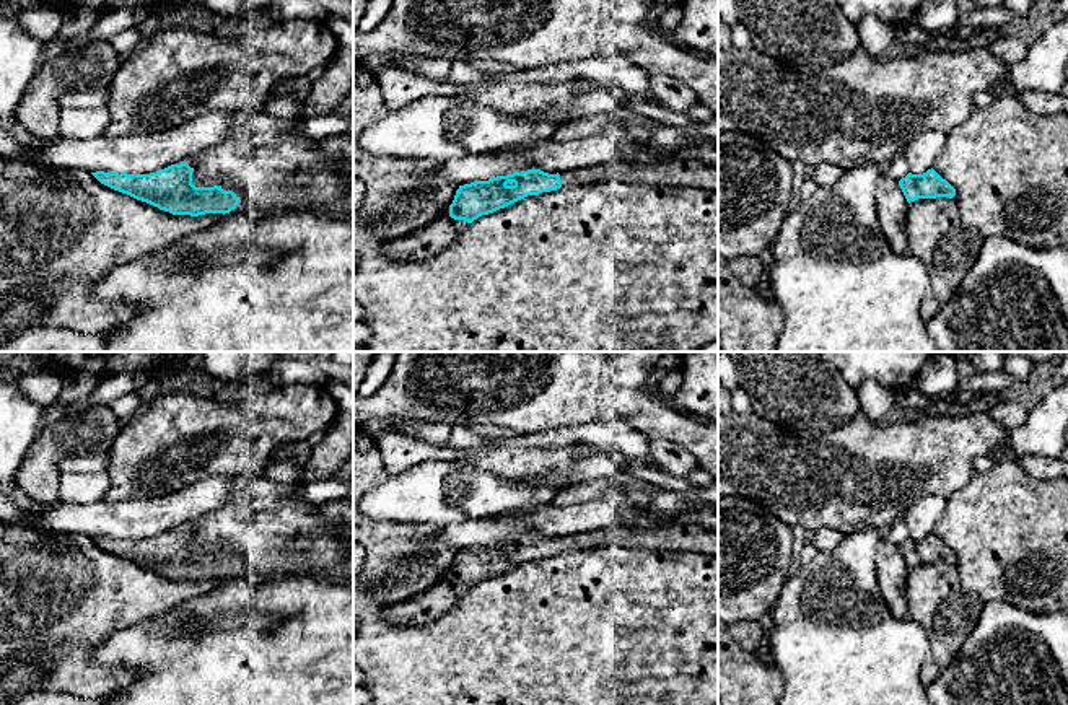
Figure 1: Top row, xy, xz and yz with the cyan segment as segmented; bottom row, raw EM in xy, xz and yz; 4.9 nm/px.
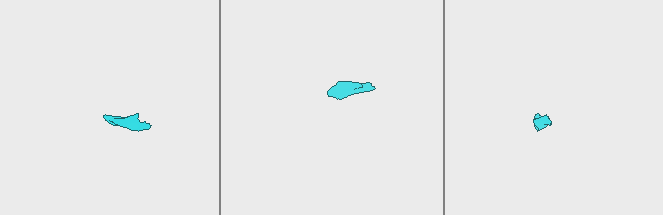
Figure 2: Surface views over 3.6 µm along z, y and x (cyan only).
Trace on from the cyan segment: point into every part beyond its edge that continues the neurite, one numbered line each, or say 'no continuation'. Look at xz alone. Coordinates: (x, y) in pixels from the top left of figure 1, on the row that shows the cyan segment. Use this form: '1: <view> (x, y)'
1: xz (673, 173)
2: xz (428, 241)

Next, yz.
no continuation

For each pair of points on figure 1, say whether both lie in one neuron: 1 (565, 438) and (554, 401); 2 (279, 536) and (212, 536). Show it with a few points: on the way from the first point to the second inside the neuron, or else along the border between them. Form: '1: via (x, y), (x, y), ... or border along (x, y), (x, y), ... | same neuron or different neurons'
1: border along (599, 420), (536, 430), (525, 435) | different neurons
2: via (262, 536), (228, 536) | same neuron

